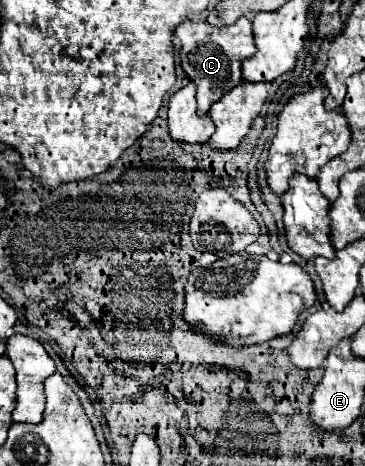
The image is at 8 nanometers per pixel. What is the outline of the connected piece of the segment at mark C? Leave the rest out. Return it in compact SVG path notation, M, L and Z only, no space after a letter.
M241 16L233 26L215 28L209 22L193 22L185 20L177 26L175 34L181 38L181 66L191 80L197 84L197 106L199 114L207 112L211 102L225 94L231 86L241 82L241 64L243 60L251 58L257 50L253 24L247 16Z

